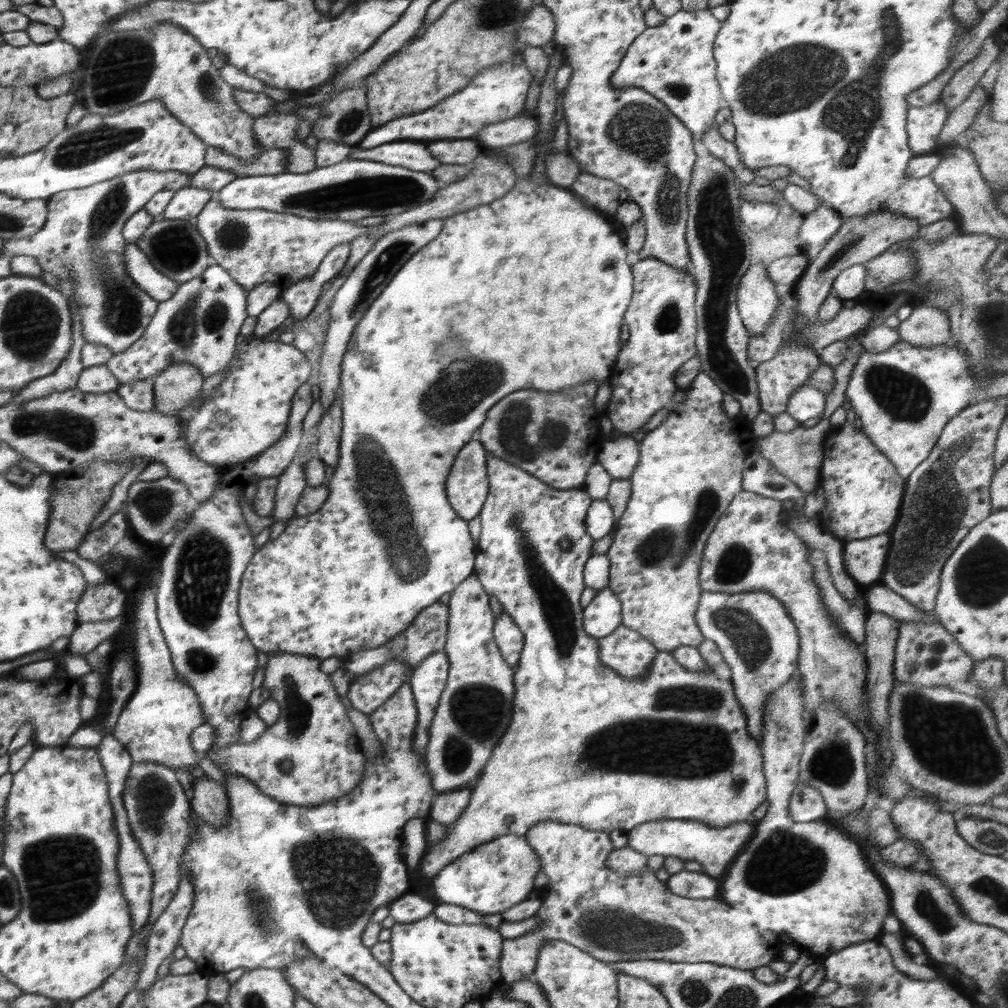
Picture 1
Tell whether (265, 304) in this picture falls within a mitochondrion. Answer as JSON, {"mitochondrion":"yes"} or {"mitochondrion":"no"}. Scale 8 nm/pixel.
{"mitochondrion":"no"}

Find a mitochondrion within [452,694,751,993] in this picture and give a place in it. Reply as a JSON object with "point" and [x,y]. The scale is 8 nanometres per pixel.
{"point":[610,928]}

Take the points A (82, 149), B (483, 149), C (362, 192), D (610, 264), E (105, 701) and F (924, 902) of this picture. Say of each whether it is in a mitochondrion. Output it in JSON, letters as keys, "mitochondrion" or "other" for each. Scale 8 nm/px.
{"A":"mitochondrion","B":"other","C":"mitochondrion","D":"mitochondrion","E":"other","F":"mitochondrion"}

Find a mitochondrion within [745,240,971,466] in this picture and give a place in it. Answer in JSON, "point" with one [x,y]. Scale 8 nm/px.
{"point":[903,397]}

